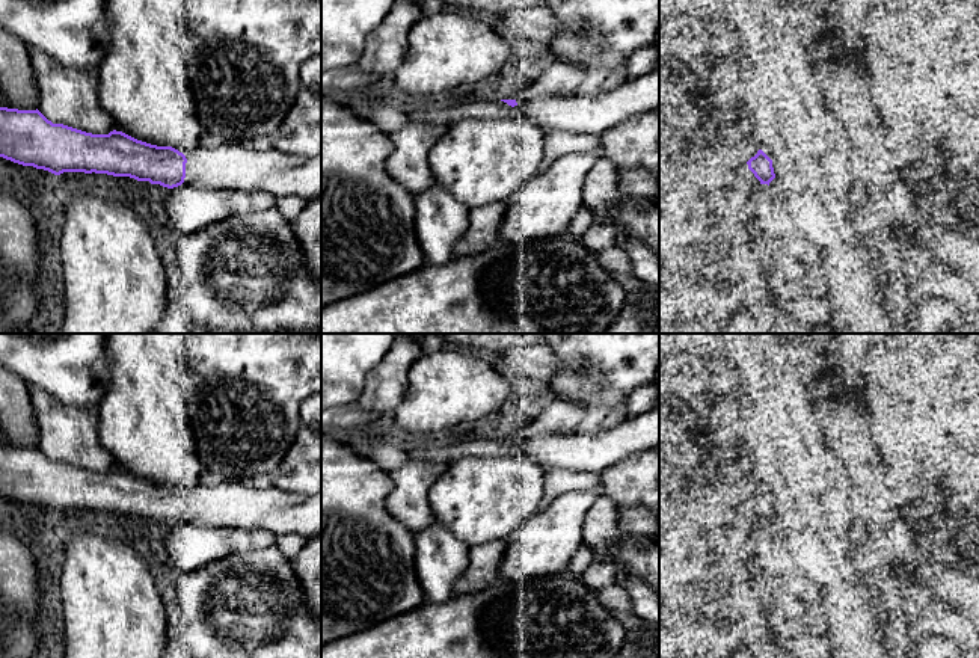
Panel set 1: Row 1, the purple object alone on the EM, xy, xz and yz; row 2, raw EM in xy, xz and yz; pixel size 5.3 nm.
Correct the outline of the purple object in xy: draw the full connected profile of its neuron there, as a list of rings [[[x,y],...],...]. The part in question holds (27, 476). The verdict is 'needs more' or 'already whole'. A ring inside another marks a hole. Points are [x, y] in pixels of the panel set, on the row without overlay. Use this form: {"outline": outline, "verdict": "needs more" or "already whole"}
{"outline": [[[0,445],[0,495],[23,504],[63,510],[107,512],[149,519],[167,527],[184,522],[214,528],[265,530],[275,536],[299,534],[305,539],[321,534],[321,492],[314,495],[256,489],[250,483],[225,480],[214,487],[199,486],[187,497],[172,484],[157,484],[122,469],[92,472],[63,462],[53,462],[38,447]]], "verdict": "needs more"}

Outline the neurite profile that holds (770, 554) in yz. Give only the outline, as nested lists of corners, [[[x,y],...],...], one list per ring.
[[[760,522],[748,542],[751,567],[771,583],[784,589],[804,608],[822,602],[822,592],[812,578],[792,561],[786,539],[768,522]]]

